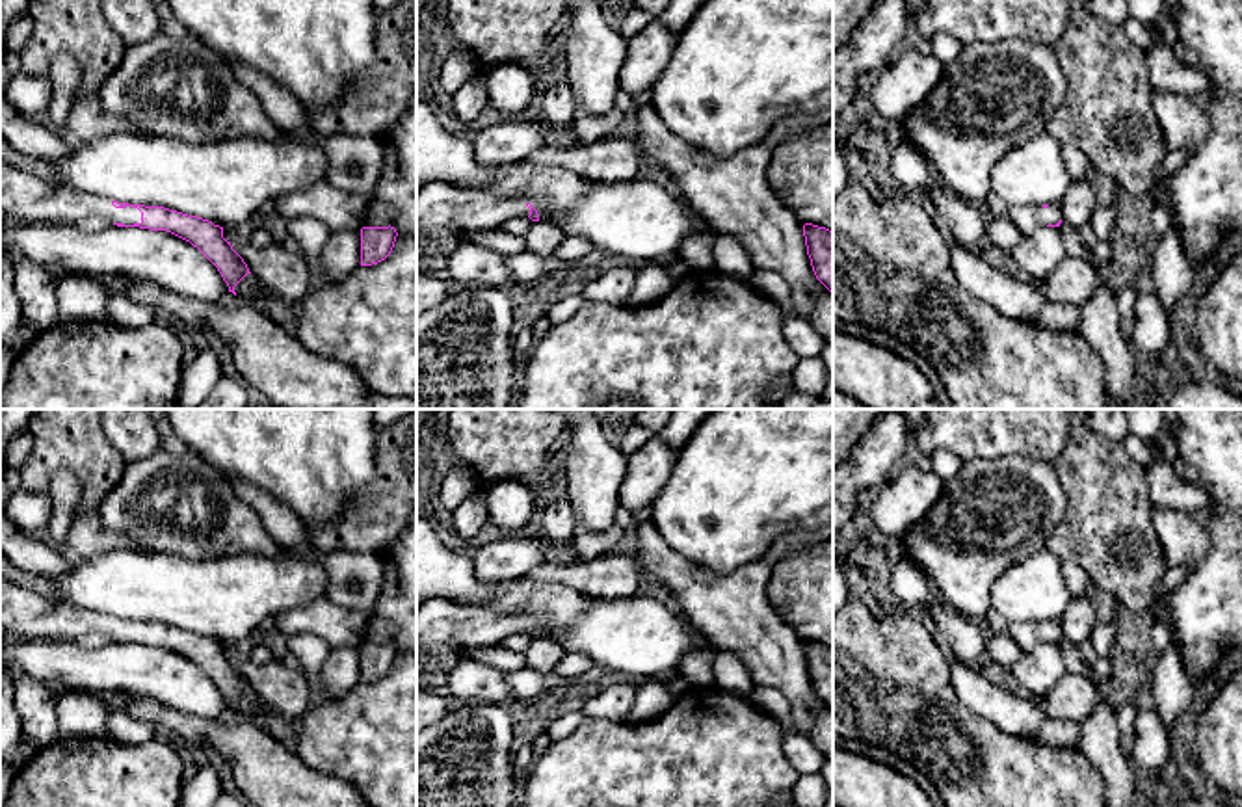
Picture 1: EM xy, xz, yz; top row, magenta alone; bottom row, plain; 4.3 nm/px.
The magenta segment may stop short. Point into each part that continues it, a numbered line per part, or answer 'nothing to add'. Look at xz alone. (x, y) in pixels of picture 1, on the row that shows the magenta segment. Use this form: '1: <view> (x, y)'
1: xz (441, 211)

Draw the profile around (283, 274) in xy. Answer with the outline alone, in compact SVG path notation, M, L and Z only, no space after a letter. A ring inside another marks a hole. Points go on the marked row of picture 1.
M232 238L231 245L271 296L299 305L318 283L316 270L303 255L290 253L281 244L255 249L249 242Z

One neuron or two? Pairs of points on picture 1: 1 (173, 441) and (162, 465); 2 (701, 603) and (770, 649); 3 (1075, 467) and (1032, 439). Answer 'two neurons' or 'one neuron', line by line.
1: two neurons
2: one neuron
3: two neurons

